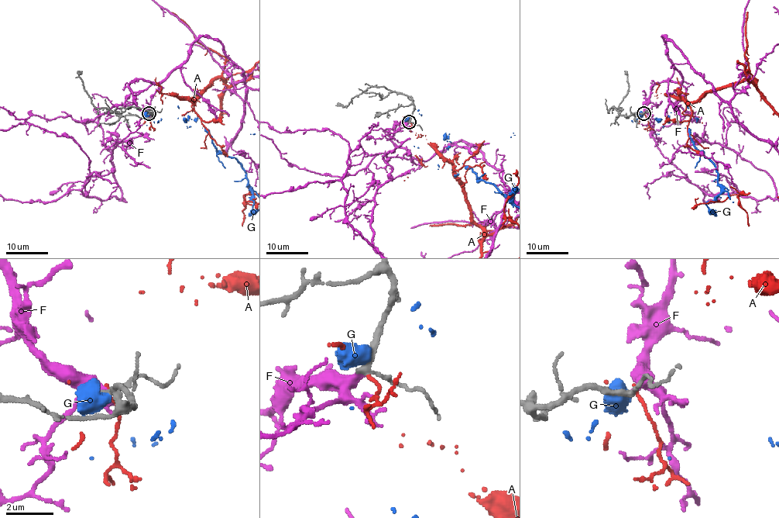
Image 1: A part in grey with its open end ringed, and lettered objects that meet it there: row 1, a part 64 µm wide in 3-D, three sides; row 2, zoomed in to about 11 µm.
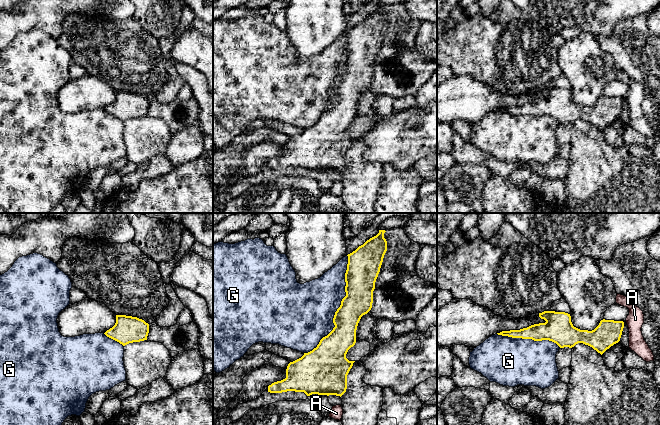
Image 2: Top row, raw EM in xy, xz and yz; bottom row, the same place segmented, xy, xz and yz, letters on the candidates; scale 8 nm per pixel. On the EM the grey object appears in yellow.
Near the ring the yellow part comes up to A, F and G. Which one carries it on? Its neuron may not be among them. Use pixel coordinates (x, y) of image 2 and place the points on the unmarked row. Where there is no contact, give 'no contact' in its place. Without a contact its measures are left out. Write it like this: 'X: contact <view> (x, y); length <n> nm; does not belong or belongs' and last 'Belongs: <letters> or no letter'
A: no contact; does not belong
F: no contact; belongs
G: contact xz (339, 83); length 850 nm; does not belong
Belongs: F

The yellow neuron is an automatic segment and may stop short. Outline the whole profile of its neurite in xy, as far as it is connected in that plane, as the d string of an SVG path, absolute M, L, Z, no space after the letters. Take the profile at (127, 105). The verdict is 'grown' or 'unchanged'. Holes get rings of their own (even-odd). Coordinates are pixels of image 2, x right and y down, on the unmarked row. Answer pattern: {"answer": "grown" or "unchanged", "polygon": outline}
{"answer": "unchanged", "polygon": "M116 91L115 101L104 110L123 122L147 116L149 100L137 93Z"}

